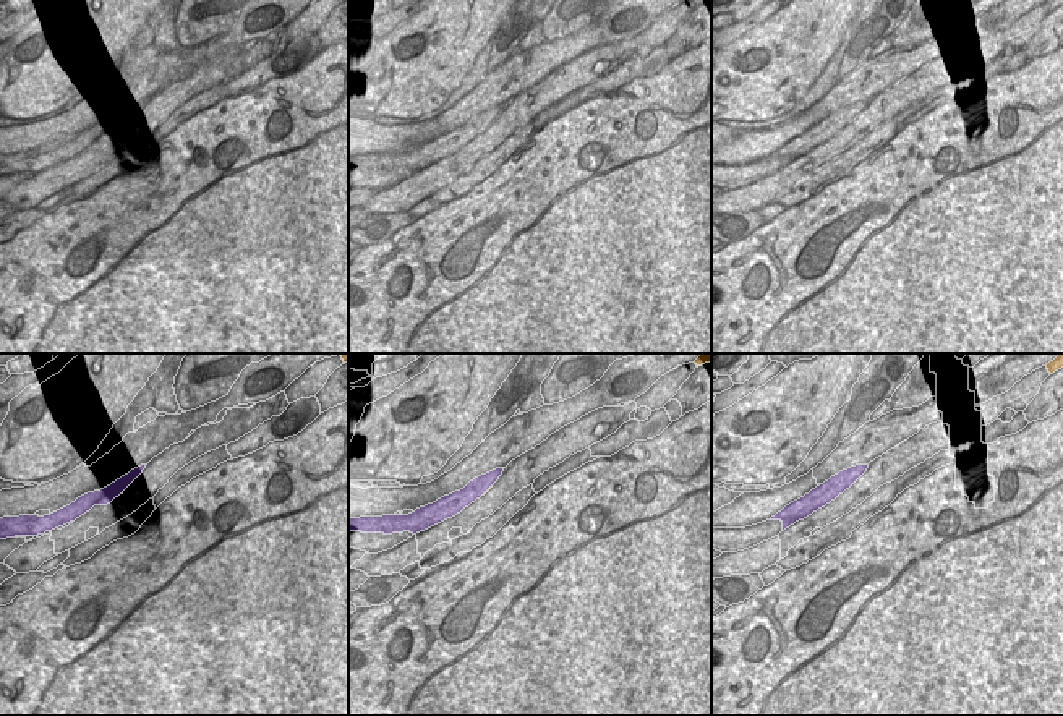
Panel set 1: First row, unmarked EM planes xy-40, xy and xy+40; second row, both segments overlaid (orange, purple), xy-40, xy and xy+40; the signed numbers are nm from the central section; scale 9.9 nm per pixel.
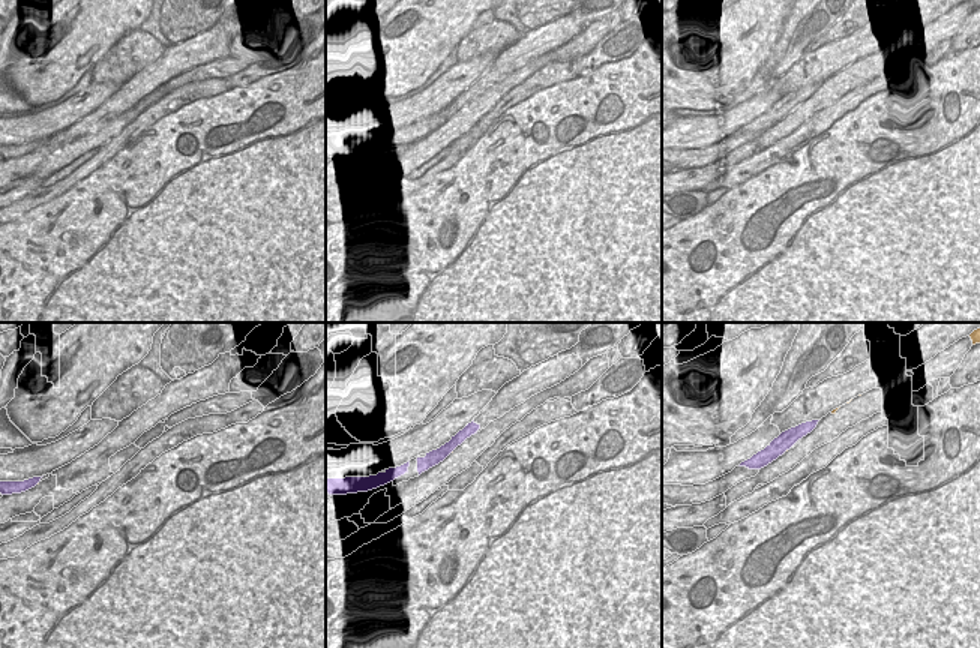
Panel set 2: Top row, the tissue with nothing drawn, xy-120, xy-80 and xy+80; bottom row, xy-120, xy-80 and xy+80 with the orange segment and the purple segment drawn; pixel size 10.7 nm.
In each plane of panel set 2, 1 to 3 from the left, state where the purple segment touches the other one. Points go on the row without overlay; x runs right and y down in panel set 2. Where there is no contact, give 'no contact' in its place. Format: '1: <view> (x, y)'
1: no contact
2: no contact
3: no contact

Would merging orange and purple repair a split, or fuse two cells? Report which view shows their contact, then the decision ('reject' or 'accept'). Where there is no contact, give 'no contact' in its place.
xy | accept

